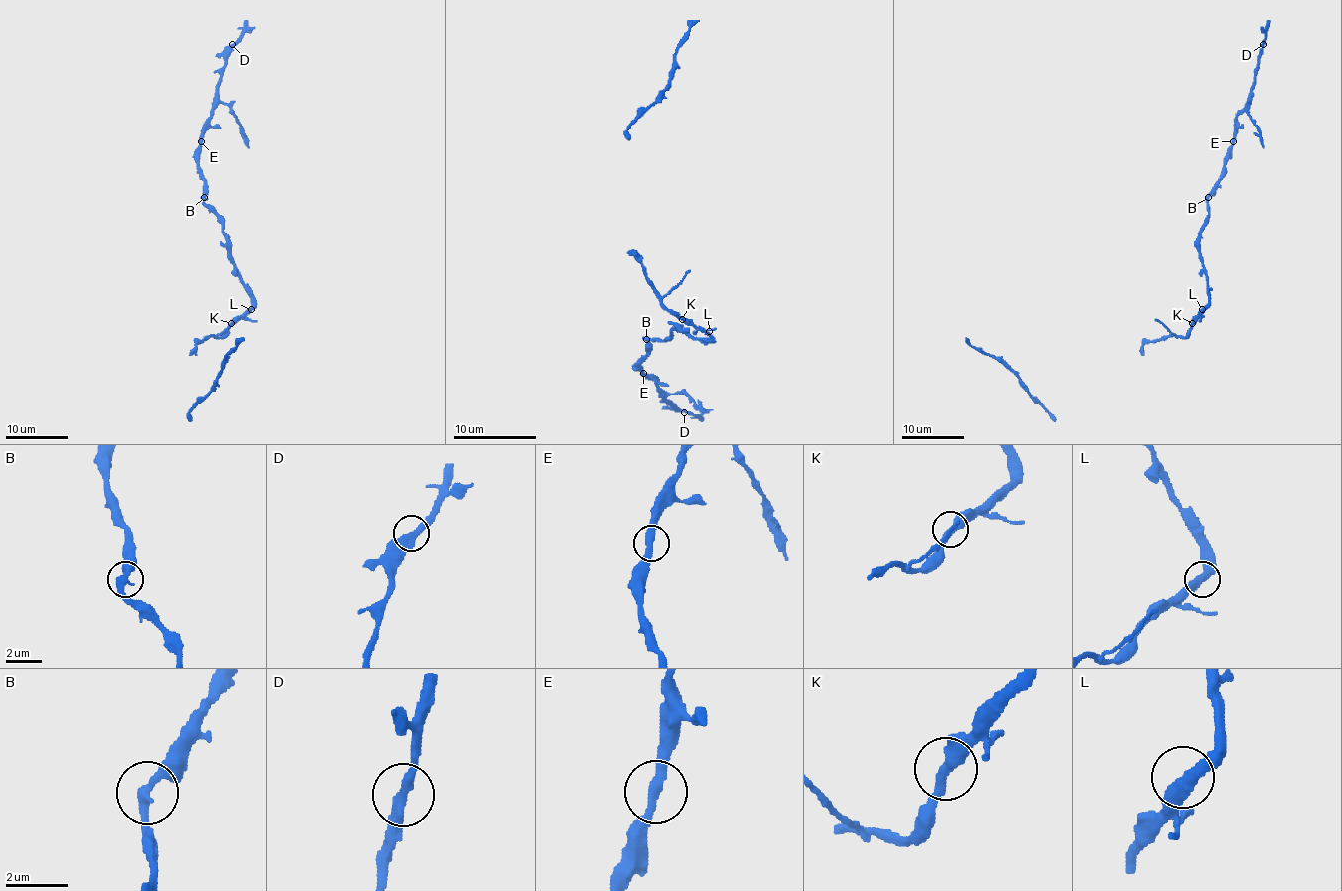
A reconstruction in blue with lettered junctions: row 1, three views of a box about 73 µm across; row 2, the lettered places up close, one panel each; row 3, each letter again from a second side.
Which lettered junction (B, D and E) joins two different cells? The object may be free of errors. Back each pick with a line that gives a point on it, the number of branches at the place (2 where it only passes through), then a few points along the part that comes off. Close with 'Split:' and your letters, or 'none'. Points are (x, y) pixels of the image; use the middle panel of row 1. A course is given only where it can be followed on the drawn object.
Split: none

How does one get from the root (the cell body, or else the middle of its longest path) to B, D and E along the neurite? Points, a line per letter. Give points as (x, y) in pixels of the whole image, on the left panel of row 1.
B: (248, 309), (253, 304), (251, 290), (234, 264), (231, 243), (223, 231), (222, 220), (203, 201), (204, 198)
D: (248, 309), (251, 290), (234, 264), (222, 220), (203, 201), (204, 181), (198, 166), (204, 124), (232, 44)
E: (248, 309), (253, 304), (251, 290), (234, 264), (223, 223), (203, 201), (204, 181), (198, 166), (201, 141)

